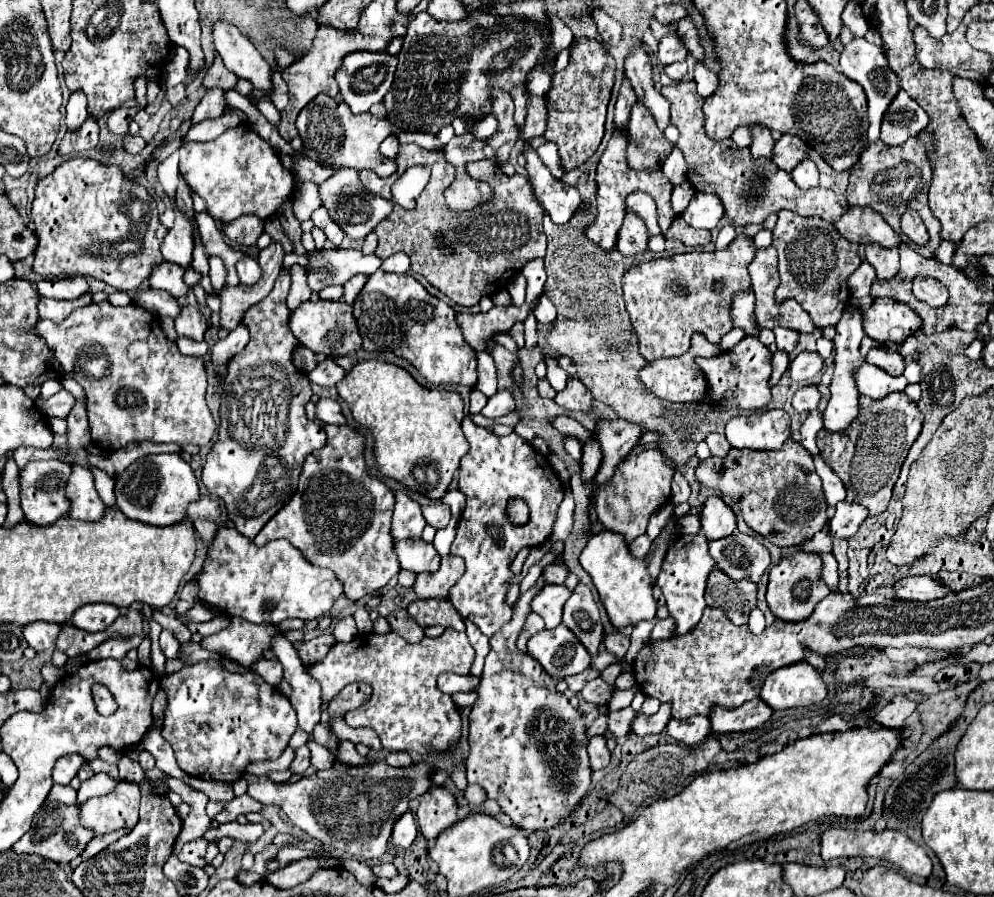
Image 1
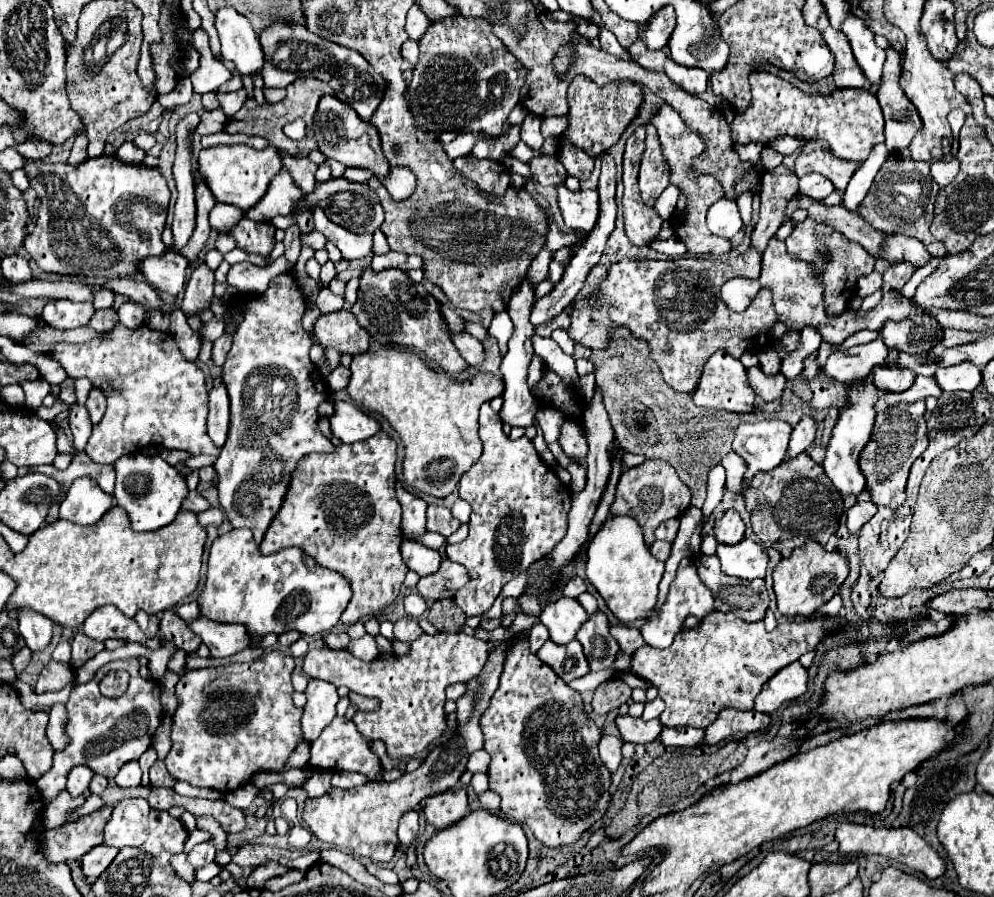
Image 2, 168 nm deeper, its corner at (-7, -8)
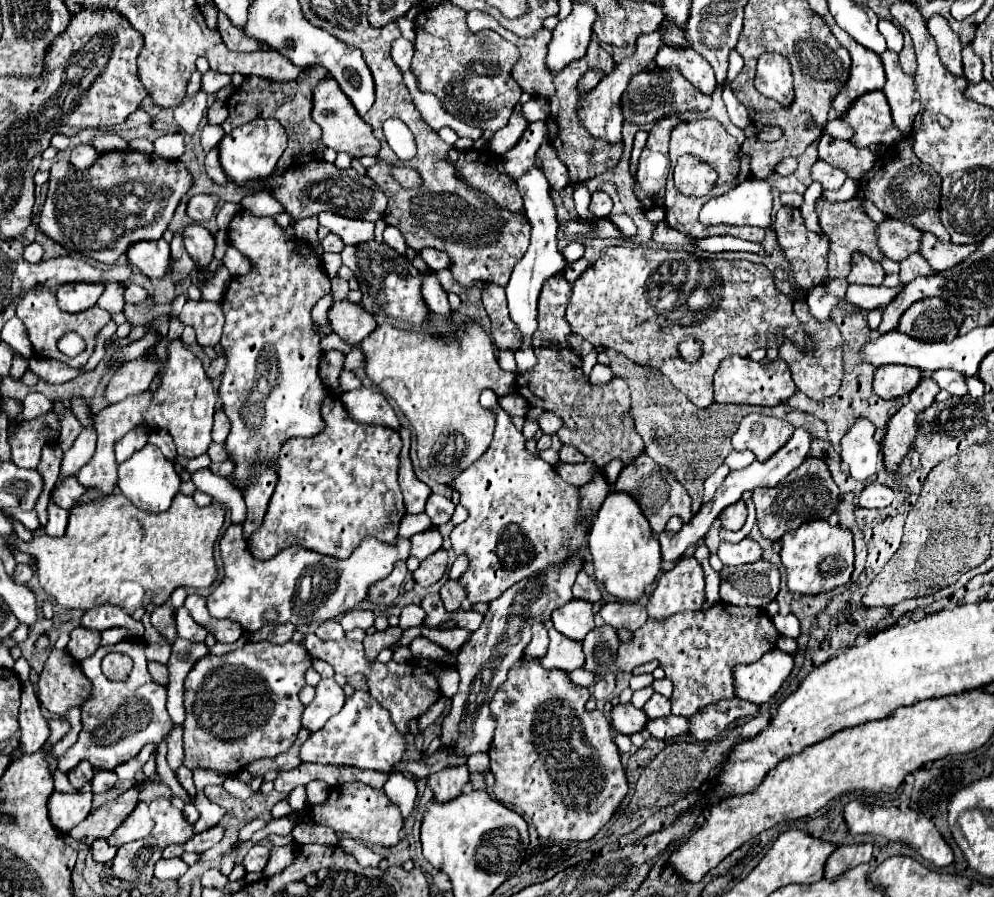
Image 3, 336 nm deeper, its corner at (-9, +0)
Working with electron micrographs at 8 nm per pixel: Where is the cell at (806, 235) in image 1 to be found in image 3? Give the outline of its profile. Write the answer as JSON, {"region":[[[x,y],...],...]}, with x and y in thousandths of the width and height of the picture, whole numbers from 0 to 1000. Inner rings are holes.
{"region":[[[826,220],[826,222],[822,222],[820,233],[822,233],[822,240],[824,240],[826,255],[830,258],[830,262],[836,269],[834,291],[832,291],[834,309],[838,309],[838,311],[852,309],[854,302],[856,302],[856,282],[860,282],[860,280],[866,280],[866,282],[874,284],[879,291],[886,291],[890,287],[884,280],[884,273],[882,273],[882,249],[870,237],[870,233],[866,229],[866,222],[836,226],[836,224]]]}

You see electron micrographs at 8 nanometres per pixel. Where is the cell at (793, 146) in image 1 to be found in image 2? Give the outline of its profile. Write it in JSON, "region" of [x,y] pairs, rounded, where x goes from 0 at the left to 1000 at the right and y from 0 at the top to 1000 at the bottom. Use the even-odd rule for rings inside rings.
{"region":[[[816,157],[810,159],[800,177],[800,195],[808,197],[812,193],[826,193],[830,195],[842,213],[850,213],[862,182],[846,179],[834,171],[830,157]]]}

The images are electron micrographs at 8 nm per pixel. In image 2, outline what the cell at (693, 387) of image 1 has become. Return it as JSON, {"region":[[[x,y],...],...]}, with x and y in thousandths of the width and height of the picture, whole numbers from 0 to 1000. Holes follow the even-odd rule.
{"region":[[[723,389],[723,394],[717,394],[707,409],[703,429],[699,431],[699,438],[695,438],[699,452],[703,454],[715,454],[715,456],[729,456],[729,458],[758,458],[760,438],[754,431],[749,409],[743,400],[735,398],[731,391]]]}

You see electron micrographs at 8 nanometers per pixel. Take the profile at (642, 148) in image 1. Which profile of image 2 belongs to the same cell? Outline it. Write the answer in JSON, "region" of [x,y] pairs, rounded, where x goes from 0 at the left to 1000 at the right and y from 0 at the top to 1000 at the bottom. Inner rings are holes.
{"region":[[[651,139],[649,171],[643,188],[643,211],[645,211],[647,226],[657,231],[661,220],[667,215],[671,206],[673,206],[673,184],[665,171],[665,159],[659,142]]]}

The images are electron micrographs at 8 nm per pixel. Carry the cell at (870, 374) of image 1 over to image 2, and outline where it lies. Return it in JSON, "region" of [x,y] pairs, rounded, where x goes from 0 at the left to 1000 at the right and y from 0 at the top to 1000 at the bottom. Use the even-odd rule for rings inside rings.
{"region":[[[923,418],[921,427],[908,436],[908,438],[888,438],[890,440],[890,449],[892,452],[900,452],[900,449],[921,449],[929,443],[945,443],[947,440],[947,434],[943,431],[943,427],[939,425],[939,420],[929,420],[929,418]]]}

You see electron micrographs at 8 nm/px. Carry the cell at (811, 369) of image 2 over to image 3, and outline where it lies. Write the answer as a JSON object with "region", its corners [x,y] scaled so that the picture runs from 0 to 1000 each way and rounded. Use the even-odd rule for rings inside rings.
{"region":[[[800,336],[800,351],[806,356],[810,369],[816,373],[816,378],[822,382],[822,389],[820,394],[816,396],[808,396],[806,391],[802,391],[802,387],[796,382],[796,380],[790,380],[784,389],[784,398],[794,407],[794,414],[796,414],[796,420],[802,429],[802,434],[806,438],[810,438],[814,445],[820,445],[820,447],[826,447],[830,443],[836,443],[844,436],[846,431],[846,420],[848,420],[848,391],[846,391],[846,371],[842,367],[842,362],[834,356],[830,360],[824,360],[816,349],[814,349],[814,342],[810,336]]]}

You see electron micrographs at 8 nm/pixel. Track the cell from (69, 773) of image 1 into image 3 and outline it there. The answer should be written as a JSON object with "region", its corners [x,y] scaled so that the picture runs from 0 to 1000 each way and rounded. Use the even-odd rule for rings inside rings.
{"region":[[[81,848],[81,851],[79,851],[75,857],[71,857],[67,864],[69,864],[69,873],[71,873],[75,880],[81,880],[86,873],[90,873],[90,871],[94,868],[96,857],[94,857],[90,851]]]}

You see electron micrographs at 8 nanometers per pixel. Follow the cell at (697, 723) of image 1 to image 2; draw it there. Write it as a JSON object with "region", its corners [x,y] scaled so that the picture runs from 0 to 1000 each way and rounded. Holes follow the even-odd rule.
{"region":[[[669,810],[665,817],[665,828],[677,831],[677,833],[703,833],[703,831],[707,831],[707,822],[709,822],[707,813],[699,813],[699,810],[675,813],[675,810]]]}

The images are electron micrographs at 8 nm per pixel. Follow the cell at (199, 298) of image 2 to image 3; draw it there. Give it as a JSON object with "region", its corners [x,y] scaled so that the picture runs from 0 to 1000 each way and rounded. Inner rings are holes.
{"region":[[[198,249],[188,251],[186,260],[184,260],[184,271],[186,271],[188,282],[192,287],[196,287],[204,298],[208,298],[208,293],[212,293],[216,266],[204,251],[198,251]]]}

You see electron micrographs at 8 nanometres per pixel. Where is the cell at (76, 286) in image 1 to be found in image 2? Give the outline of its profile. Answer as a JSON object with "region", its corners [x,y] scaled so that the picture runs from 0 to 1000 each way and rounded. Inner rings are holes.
{"region":[[[94,322],[94,342],[106,344],[114,340],[114,327],[110,322]]]}

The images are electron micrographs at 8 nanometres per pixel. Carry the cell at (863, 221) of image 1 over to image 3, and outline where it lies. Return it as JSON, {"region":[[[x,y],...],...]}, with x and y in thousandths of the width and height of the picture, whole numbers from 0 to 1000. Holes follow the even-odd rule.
{"region":[[[931,260],[927,266],[925,282],[935,291],[941,302],[953,302],[959,295],[965,295],[983,278],[983,271],[977,273],[963,273],[963,271],[947,271],[939,260]]]}

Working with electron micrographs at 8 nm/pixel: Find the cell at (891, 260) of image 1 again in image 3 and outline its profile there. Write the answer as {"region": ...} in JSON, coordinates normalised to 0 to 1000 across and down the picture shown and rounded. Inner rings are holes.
{"region":[[[919,282],[919,287],[912,287],[910,291],[906,291],[904,309],[906,309],[908,315],[914,315],[921,309],[933,309],[933,307],[939,307],[939,304],[941,302],[935,298],[935,293],[925,282]]]}

